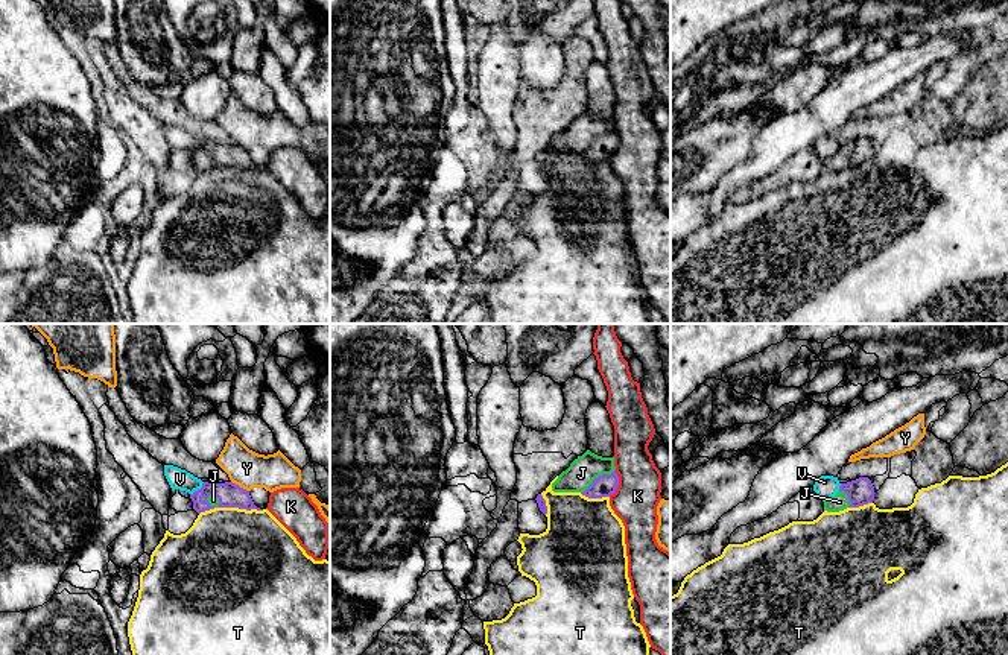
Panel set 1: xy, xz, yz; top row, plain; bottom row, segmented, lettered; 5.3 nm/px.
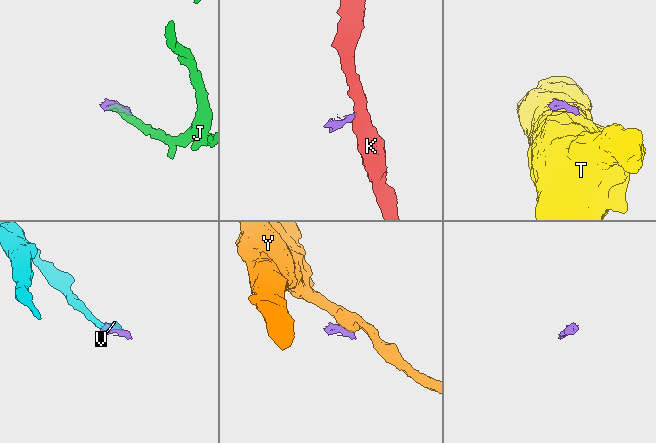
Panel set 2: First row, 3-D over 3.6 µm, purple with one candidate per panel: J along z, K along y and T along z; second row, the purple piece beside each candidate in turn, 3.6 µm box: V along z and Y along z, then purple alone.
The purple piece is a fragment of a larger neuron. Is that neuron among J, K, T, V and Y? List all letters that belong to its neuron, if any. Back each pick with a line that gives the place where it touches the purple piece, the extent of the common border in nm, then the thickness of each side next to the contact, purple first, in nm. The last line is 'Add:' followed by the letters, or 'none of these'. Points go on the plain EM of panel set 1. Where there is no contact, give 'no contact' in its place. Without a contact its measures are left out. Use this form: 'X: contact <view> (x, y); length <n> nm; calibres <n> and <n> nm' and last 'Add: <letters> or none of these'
J: contact xz (599, 136); length 220 nm; calibres 120 and 150 nm
Add: J

